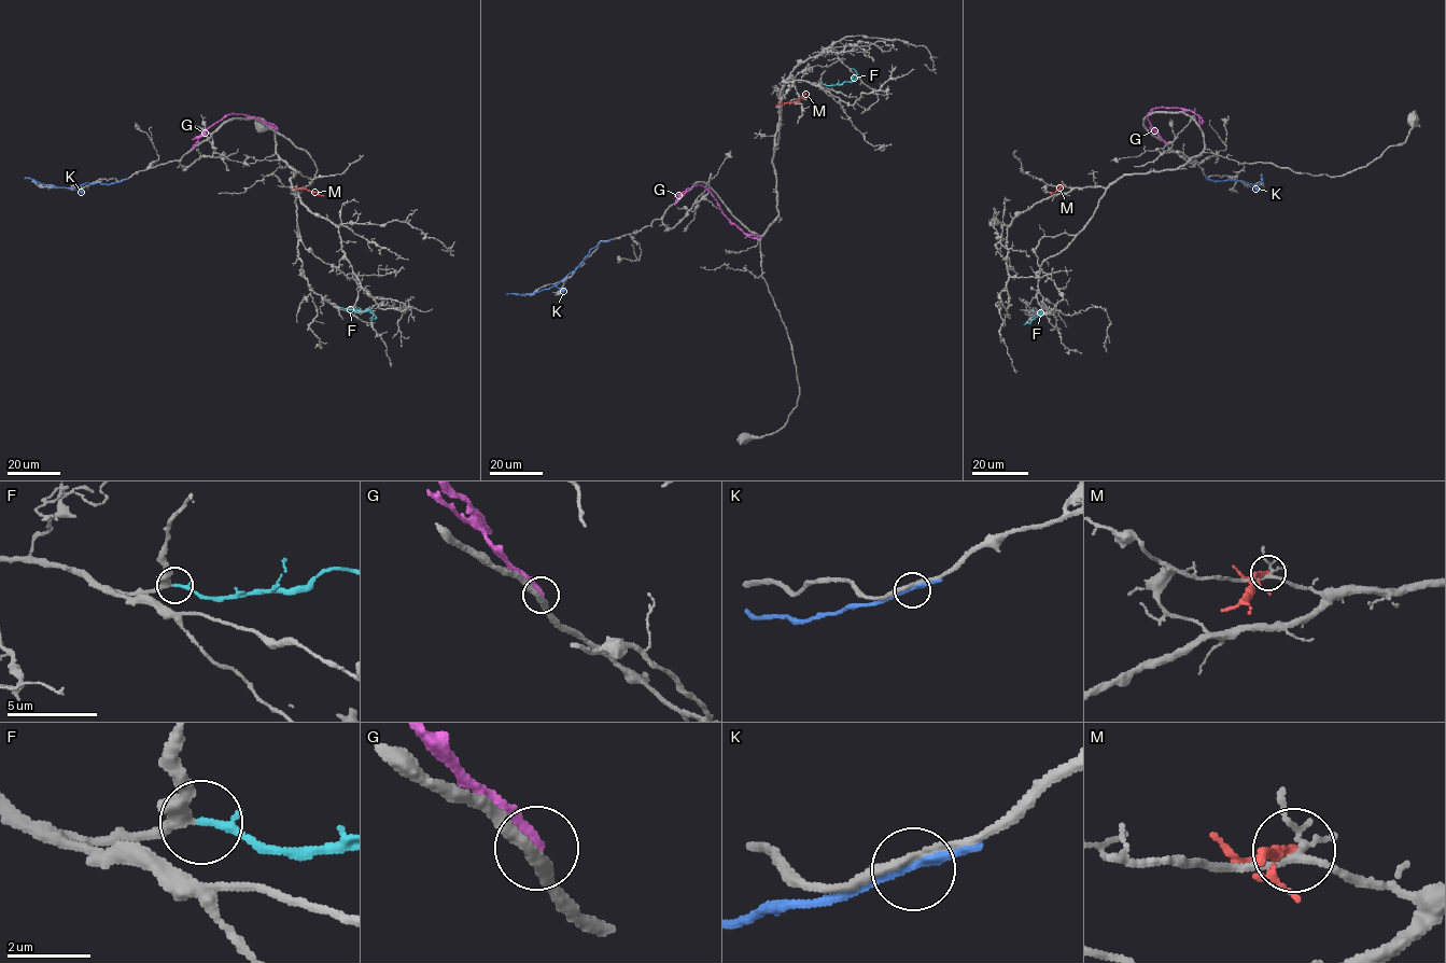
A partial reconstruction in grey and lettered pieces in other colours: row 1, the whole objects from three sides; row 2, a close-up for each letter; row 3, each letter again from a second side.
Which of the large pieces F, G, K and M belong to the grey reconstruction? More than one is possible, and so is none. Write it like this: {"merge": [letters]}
{"merge": ["F"]}

